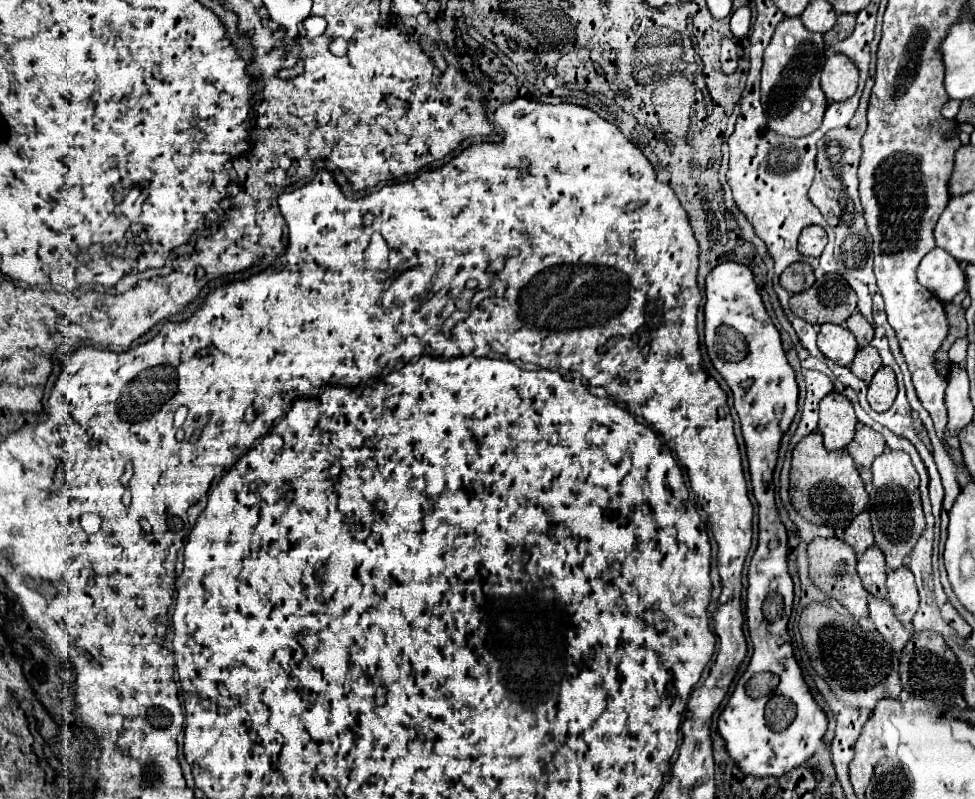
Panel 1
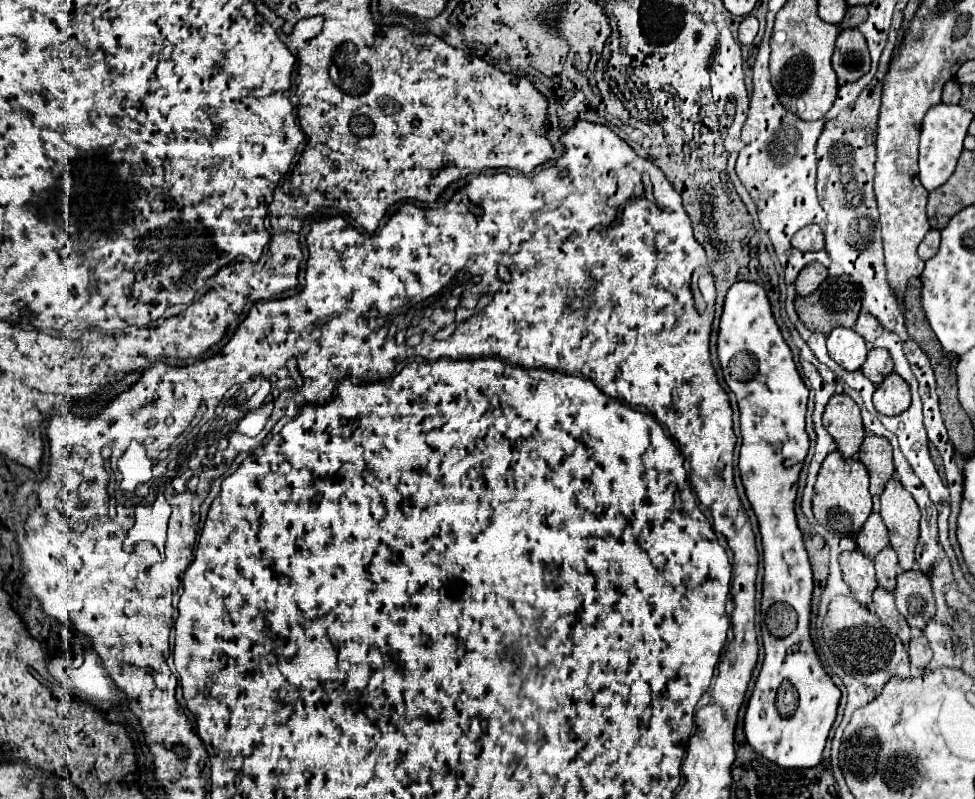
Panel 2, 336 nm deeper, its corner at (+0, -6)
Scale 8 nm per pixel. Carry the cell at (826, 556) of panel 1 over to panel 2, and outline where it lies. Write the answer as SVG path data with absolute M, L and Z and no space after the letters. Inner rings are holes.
M854 550L852 554L842 554L840 556L840 568L842 568L846 584L852 590L852 596L864 606L870 604L872 602L872 592L878 588L872 558Z

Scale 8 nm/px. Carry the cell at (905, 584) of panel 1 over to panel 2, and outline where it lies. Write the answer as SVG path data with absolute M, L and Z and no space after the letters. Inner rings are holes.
M908 570L898 574L898 586L894 590L894 596L896 608L908 620L910 628L924 630L924 626L936 614L930 578L920 570Z

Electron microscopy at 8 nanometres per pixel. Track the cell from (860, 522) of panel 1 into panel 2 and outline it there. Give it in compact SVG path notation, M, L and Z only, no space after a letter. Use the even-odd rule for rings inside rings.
M878 512L870 514L870 518L866 520L866 524L862 526L856 538L856 544L858 544L858 550L870 558L874 558L880 550L888 546L888 530Z

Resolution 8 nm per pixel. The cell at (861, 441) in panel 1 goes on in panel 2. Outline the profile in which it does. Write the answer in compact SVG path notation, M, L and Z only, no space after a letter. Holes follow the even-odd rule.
M868 434L862 442L862 446L860 446L858 458L870 472L870 492L872 492L872 496L880 496L886 482L894 474L890 442L882 436Z

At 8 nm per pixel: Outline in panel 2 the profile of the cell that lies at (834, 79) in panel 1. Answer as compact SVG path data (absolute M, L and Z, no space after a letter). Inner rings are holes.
M858 28L842 30L836 40L836 52L832 56L832 66L838 74L838 82L854 82L870 70L870 54L866 38Z

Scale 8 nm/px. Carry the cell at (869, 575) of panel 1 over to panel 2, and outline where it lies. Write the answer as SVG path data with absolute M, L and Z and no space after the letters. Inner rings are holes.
M892 548L882 550L874 558L874 566L876 566L878 586L888 590L888 592L894 592L894 588L896 588L896 574L898 574L898 556L896 556L896 552Z

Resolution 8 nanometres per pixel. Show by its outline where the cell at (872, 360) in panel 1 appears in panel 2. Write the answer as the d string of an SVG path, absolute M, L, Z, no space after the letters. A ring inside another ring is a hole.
M872 348L860 370L870 382L874 382L878 386L888 374L892 374L894 360L886 348Z

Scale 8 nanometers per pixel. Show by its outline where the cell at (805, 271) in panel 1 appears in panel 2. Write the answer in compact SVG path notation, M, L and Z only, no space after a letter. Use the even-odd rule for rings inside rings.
M812 262L804 266L796 278L796 292L798 296L808 296L812 294L828 276L828 268L820 262Z

